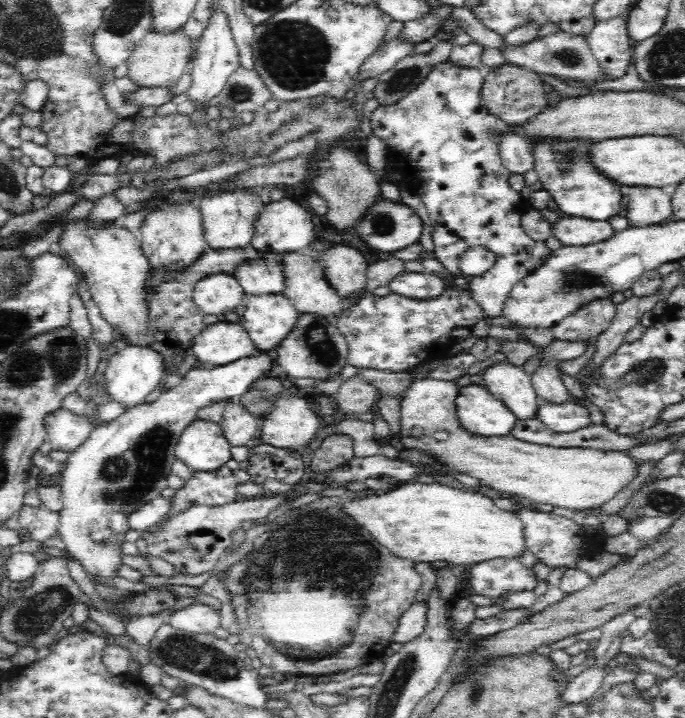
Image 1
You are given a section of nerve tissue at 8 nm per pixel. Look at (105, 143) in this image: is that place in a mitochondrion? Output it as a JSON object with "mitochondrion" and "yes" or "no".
{"mitochondrion":"no"}

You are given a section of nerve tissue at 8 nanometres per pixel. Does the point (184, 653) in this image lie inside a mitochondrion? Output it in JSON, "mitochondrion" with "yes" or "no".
{"mitochondrion":"yes"}

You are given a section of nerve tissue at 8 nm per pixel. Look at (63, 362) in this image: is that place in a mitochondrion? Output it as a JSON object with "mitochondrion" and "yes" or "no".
{"mitochondrion":"yes"}

